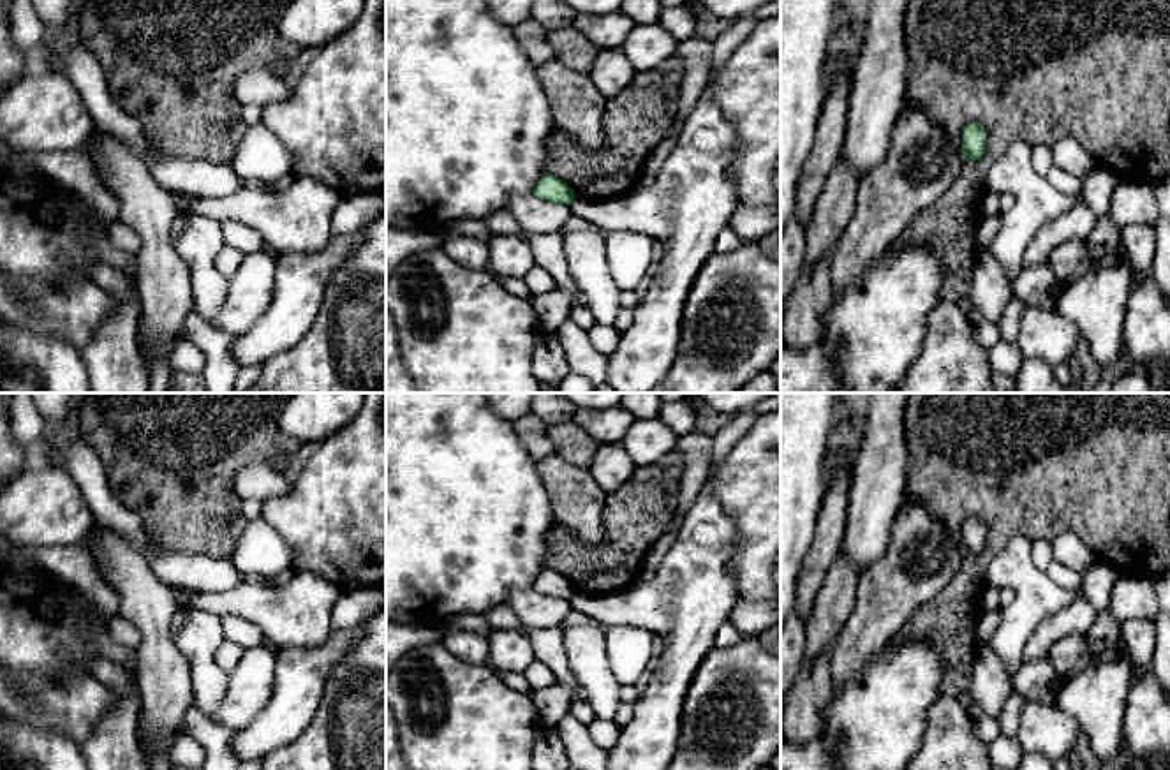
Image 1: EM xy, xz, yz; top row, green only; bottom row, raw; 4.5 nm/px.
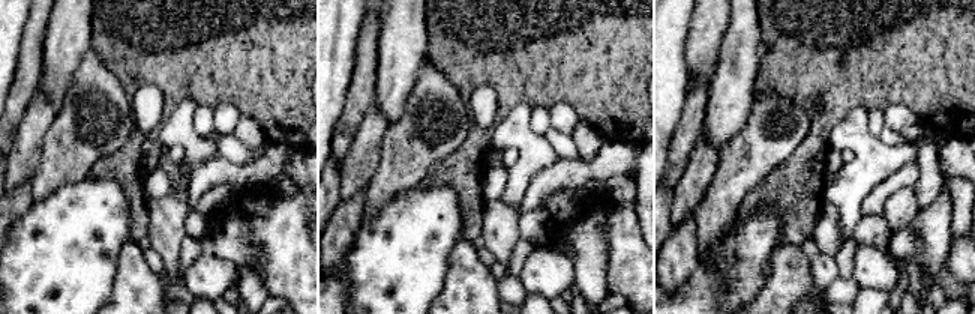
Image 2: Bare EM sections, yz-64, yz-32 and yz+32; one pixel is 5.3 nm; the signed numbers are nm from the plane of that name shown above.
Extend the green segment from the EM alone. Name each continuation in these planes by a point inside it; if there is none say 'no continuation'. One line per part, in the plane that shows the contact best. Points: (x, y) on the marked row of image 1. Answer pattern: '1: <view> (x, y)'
no continuation

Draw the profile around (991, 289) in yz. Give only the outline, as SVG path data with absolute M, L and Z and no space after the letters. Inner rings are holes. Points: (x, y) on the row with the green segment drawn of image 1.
M978 254L967 298L973 308L994 324L1015 298L1013 280L994 255Z

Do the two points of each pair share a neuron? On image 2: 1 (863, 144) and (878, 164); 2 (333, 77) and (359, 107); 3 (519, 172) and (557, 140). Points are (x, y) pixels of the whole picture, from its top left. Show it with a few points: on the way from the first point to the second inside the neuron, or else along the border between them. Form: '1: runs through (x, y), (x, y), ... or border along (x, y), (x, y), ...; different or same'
1: runs through (867, 149), (873, 160); same
2: border along (356, 57), (345, 104), (335, 125); different
3: border along (545, 135), (561, 158); different

